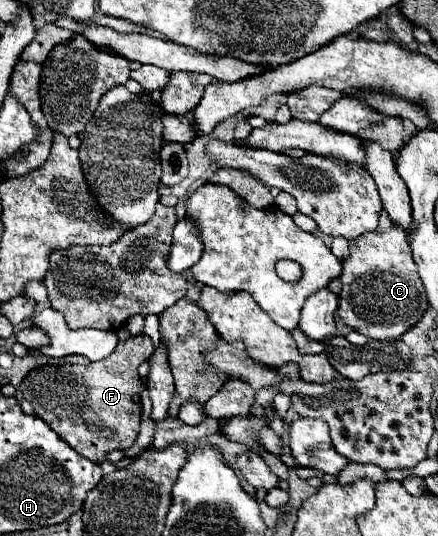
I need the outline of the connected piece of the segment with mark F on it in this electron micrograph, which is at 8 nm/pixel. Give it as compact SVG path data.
M130 336L120 340L116 350L98 362L90 364L60 364L32 370L20 390L40 416L66 444L80 456L94 462L106 462L112 450L130 448L140 432L140 376L138 366L154 352L150 336Z

